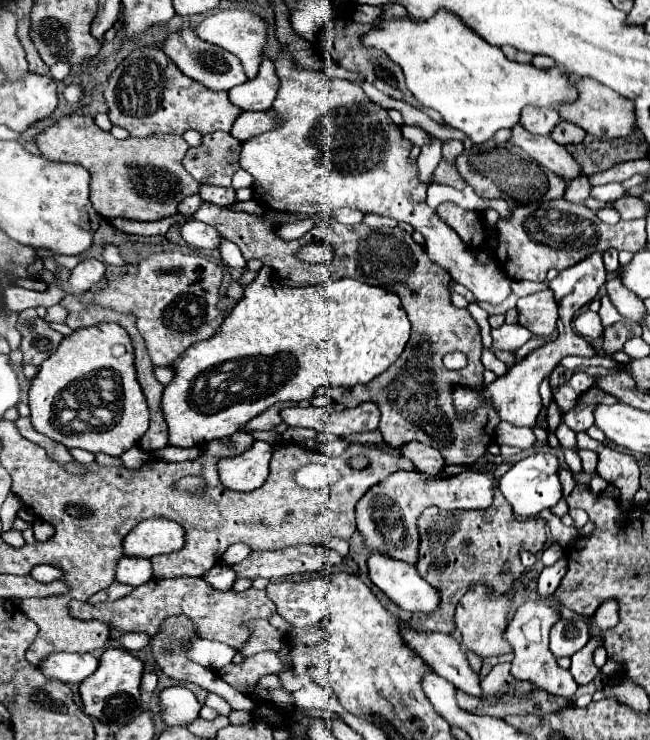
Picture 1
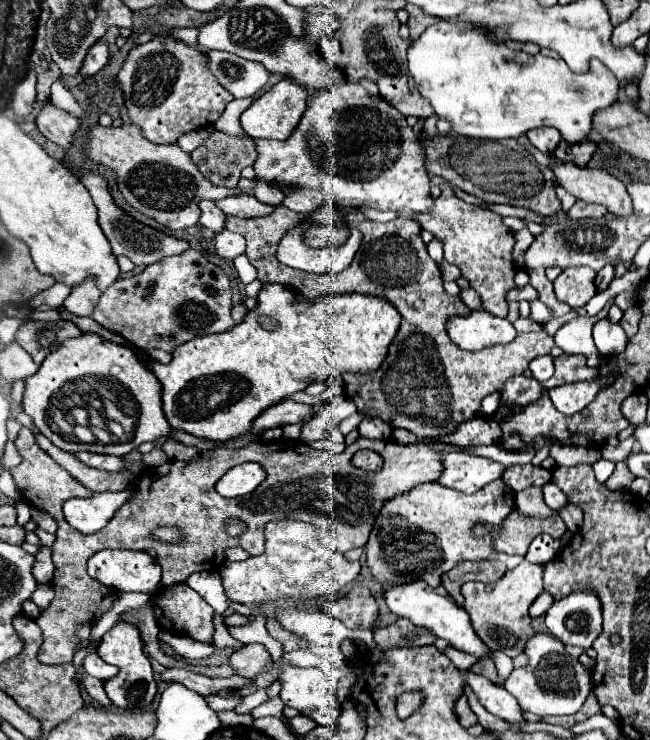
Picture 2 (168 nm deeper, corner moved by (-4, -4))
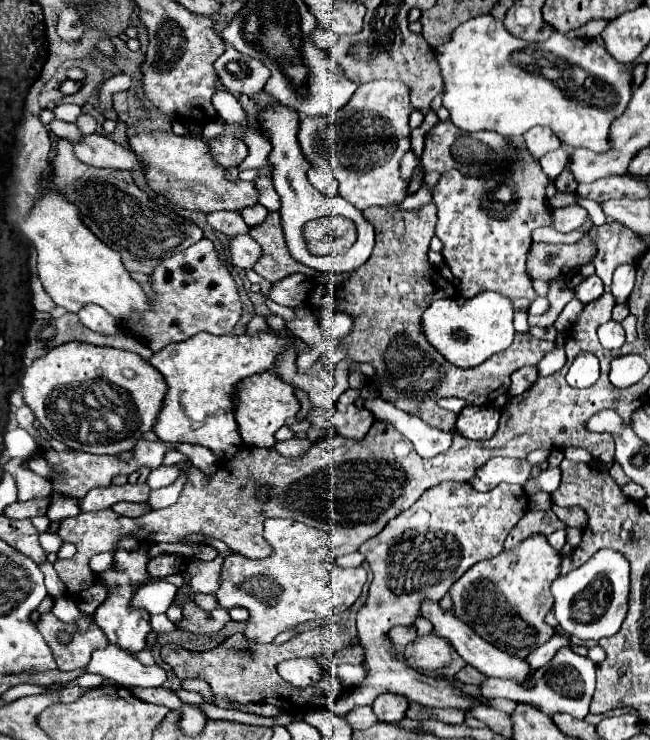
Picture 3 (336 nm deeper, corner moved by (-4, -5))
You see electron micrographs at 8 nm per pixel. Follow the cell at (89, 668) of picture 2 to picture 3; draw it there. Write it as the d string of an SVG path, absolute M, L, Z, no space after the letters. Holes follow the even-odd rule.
M121 648L95 650L87 666L87 672L103 674L117 686L125 688L137 688L137 686L159 688L167 680L167 672L159 664L145 666Z

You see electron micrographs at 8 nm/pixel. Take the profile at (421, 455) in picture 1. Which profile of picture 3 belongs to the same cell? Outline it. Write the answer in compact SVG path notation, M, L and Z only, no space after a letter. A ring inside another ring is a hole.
M491 458L485 466L481 466L471 480L471 486L479 492L487 492L501 482L507 484L525 484L531 474L531 464L527 460L511 460L511 458Z

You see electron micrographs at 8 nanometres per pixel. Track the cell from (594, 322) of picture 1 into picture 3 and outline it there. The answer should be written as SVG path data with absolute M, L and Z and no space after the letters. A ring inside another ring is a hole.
M605 322L599 326L599 340L607 350L617 350L625 344L625 330L619 322Z

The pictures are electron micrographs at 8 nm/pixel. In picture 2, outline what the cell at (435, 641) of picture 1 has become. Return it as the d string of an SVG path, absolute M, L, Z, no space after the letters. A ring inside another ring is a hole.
M465 671L465 681L471 687L471 691L475 693L475 697L479 699L479 703L493 715L519 723L523 721L521 717L521 707L517 705L517 699L511 697L503 687L491 683L489 679L485 679L483 675L477 675L473 671Z

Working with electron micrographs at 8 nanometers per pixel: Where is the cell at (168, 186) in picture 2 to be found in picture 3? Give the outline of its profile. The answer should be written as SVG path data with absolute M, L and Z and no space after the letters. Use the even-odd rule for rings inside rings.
M149 132L131 136L127 142L147 162L149 190L165 196L169 204L185 210L243 210L259 202L259 190L255 182L227 180L223 166L215 166L215 158L207 154L207 142L175 136L169 132Z

